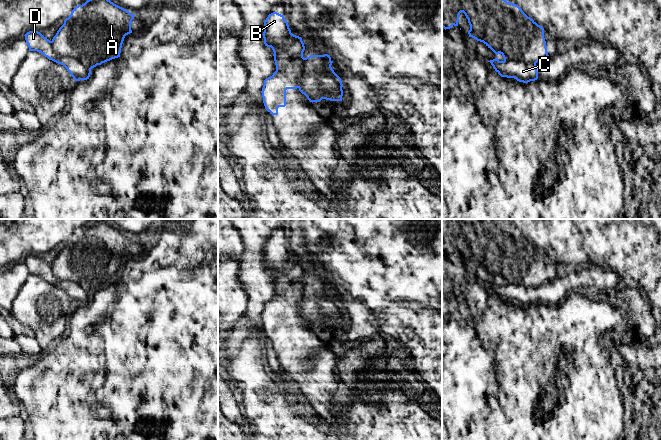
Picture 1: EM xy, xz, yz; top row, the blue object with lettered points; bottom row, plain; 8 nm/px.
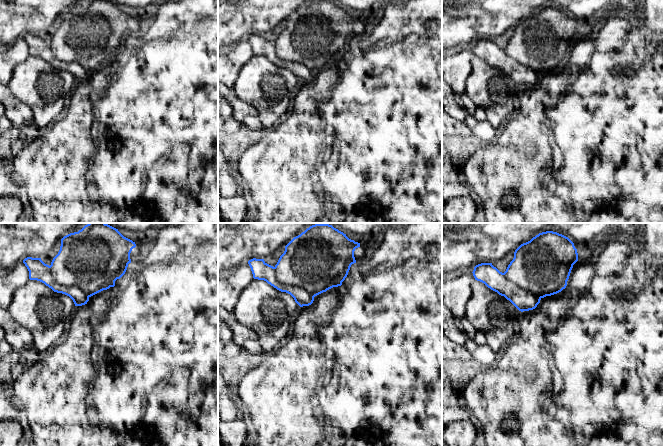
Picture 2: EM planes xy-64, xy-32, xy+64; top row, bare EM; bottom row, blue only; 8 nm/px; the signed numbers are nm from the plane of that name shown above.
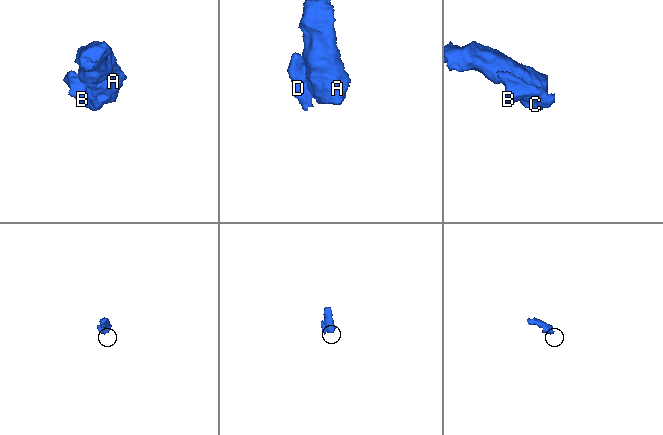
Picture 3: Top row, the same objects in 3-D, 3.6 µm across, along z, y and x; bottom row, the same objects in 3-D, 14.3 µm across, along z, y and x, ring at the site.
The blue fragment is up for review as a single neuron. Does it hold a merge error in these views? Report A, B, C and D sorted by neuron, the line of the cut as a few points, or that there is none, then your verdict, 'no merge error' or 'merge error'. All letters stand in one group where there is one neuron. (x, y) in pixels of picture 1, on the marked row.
A / B C D; cut in xy along (50, 41), (55, 52), (62, 56), (73, 56), (90, 69); merge error

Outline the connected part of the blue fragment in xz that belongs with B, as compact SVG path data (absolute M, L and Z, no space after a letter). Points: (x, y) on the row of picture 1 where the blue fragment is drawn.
M277 12L269 14L264 21L263 38L265 46L271 47L274 52L273 56L276 71L272 76L264 80L261 93L265 109L269 111L270 114L277 115L278 108L286 106L286 90L299 88L299 79L303 75L303 52L305 46L301 37L291 33L288 22L284 19L284 16Z

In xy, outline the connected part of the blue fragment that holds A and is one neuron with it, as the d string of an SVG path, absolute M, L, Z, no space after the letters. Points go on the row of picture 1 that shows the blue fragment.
M87 0L84 4L76 6L64 20L64 24L51 41L52 48L58 55L74 57L92 69L120 57L124 38L132 33L131 22L134 16L110 0Z

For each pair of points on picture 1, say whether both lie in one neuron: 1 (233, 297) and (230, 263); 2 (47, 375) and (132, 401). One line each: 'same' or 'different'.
1: same
2: same

